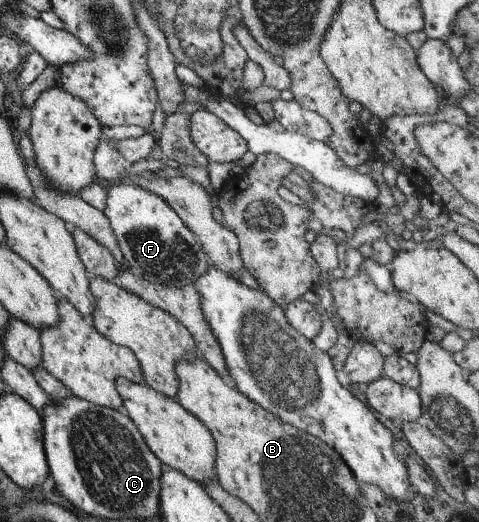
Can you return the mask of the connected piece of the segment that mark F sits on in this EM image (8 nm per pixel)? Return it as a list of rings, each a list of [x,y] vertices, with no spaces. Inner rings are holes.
[[[122,180],[119,185],[107,187],[102,212],[115,234],[127,267],[136,279],[180,288],[194,284],[199,274],[209,266],[208,257],[174,209],[153,192]]]

